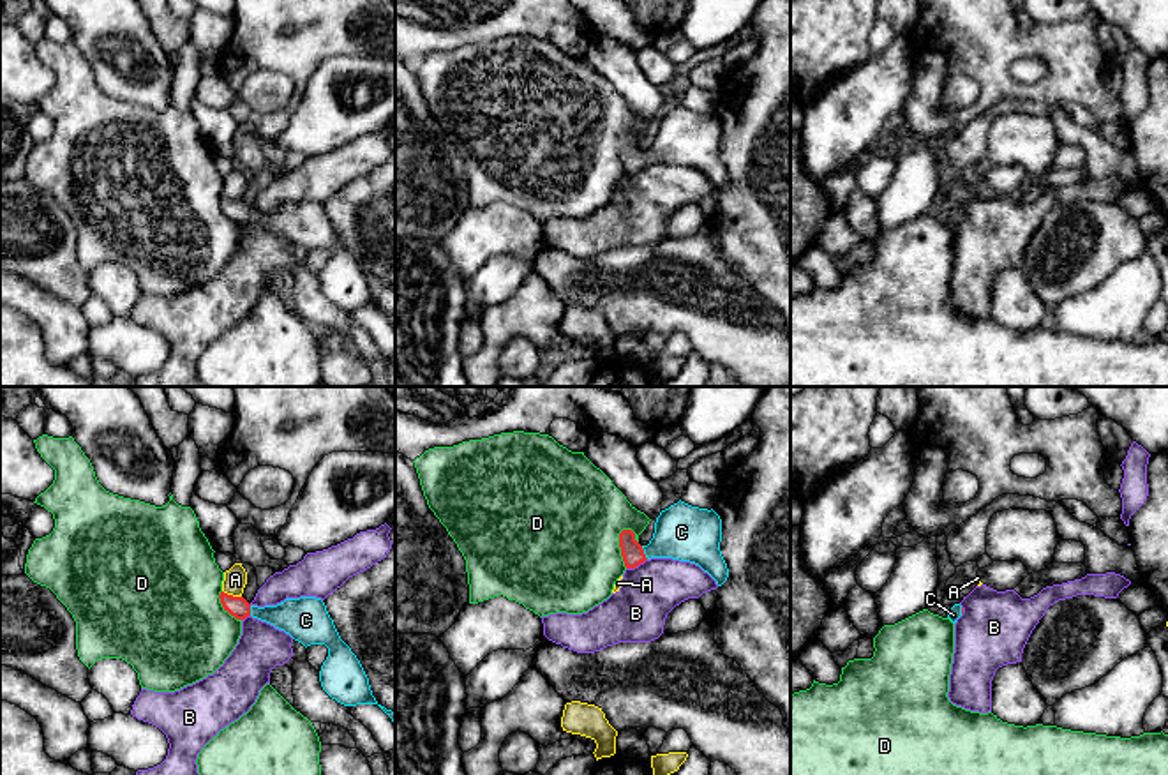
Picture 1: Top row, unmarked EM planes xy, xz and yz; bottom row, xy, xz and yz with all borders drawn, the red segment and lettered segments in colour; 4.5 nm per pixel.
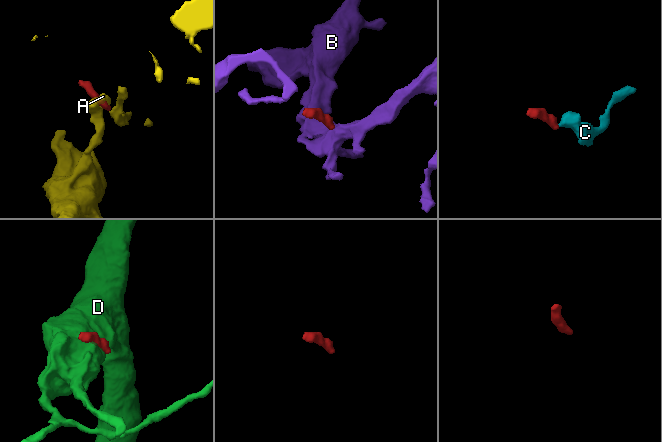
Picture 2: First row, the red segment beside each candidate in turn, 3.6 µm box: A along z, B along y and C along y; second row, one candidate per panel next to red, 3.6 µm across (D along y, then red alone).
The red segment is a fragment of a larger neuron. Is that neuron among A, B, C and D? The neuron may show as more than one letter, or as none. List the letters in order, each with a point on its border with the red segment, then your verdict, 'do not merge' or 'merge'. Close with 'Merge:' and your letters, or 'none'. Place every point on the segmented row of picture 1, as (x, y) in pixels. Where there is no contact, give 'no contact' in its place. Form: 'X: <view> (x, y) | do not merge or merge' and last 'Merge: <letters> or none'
A: xy (232, 595) | do not merge
B: xz (636, 565) | do not merge
C: xz (643, 553) | merge
D: xz (620, 546) | do not merge
Merge: C

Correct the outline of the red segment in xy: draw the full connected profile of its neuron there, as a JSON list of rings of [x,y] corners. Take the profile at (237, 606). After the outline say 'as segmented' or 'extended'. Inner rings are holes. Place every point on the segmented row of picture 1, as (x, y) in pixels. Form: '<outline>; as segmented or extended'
[[[221,591],[219,598],[224,611],[236,620],[252,616],[266,621],[289,634],[305,648],[325,644],[328,657],[321,666],[319,681],[332,699],[344,706],[378,704],[360,660],[341,639],[321,598],[286,598],[277,606],[265,607],[251,606],[243,597],[233,597],[224,591]]]; extended

